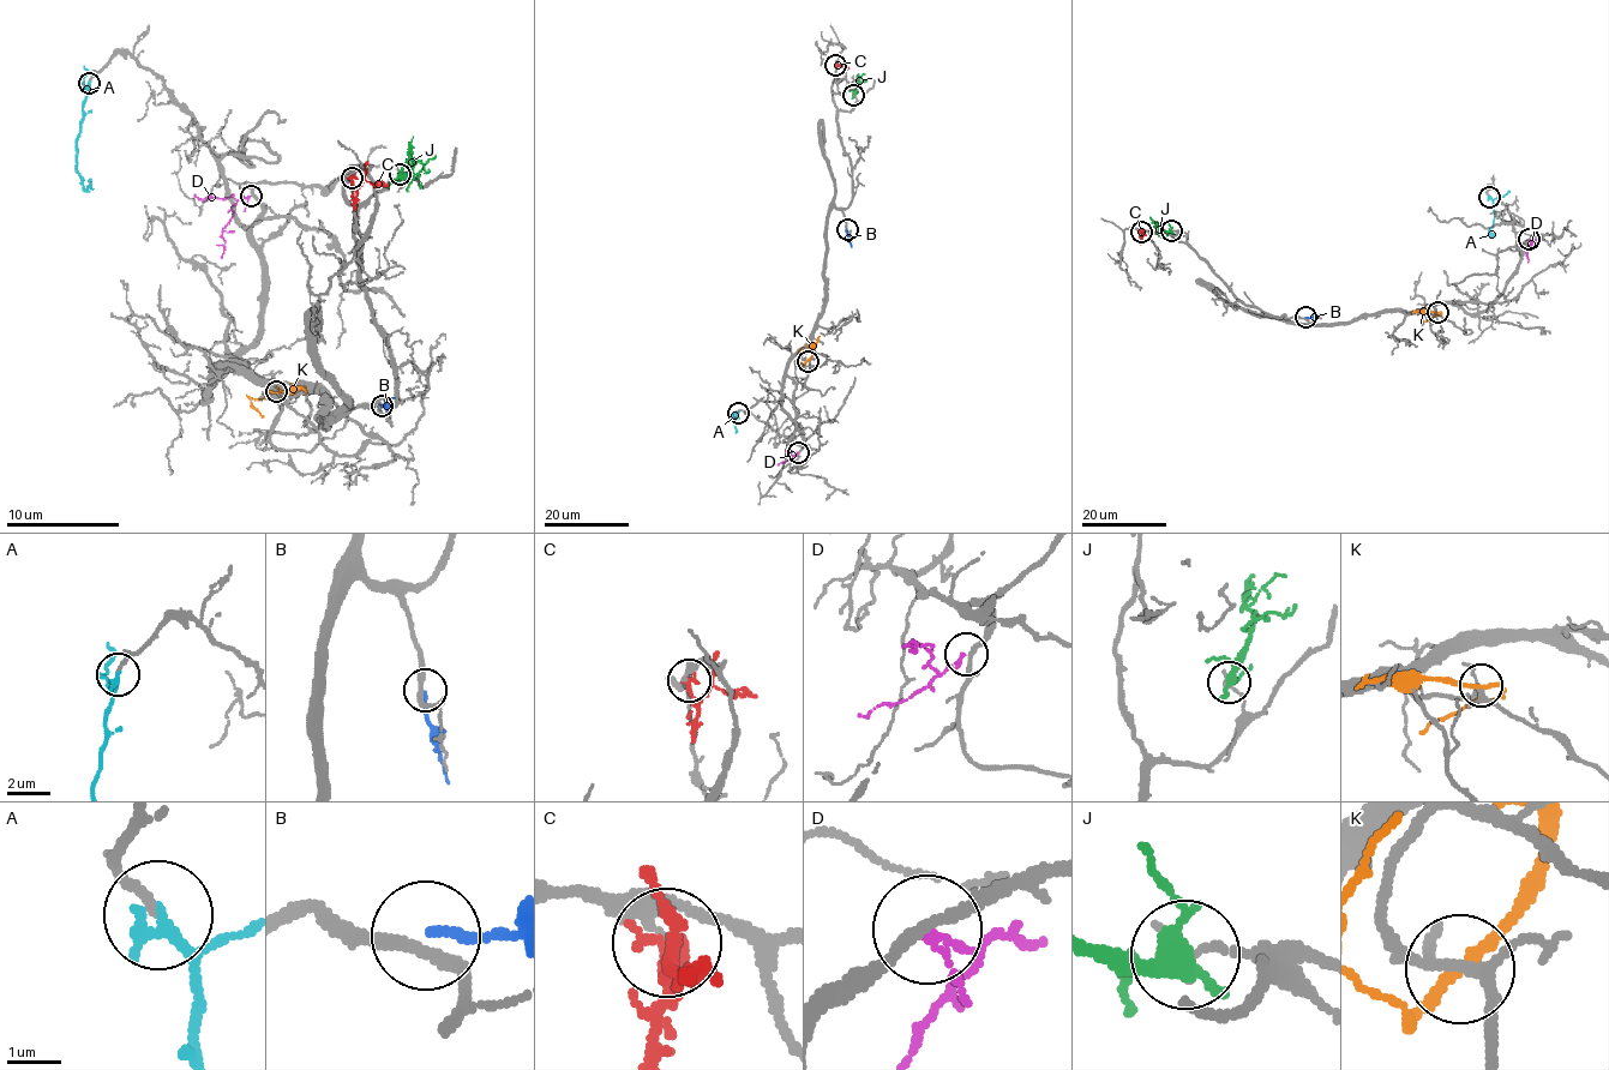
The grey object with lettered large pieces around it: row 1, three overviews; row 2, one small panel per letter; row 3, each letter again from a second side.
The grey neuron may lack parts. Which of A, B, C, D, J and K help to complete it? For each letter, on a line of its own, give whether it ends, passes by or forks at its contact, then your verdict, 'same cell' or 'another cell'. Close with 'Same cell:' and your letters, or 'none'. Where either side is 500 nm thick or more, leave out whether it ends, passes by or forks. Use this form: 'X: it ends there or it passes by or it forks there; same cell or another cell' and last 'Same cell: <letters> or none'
A: it passes by; same cell
B: it ends there; another cell
C: it passes by; another cell
D: it passes by; same cell
J: it forks there; another cell
K: it passes by; another cell
Same cell: A, D

